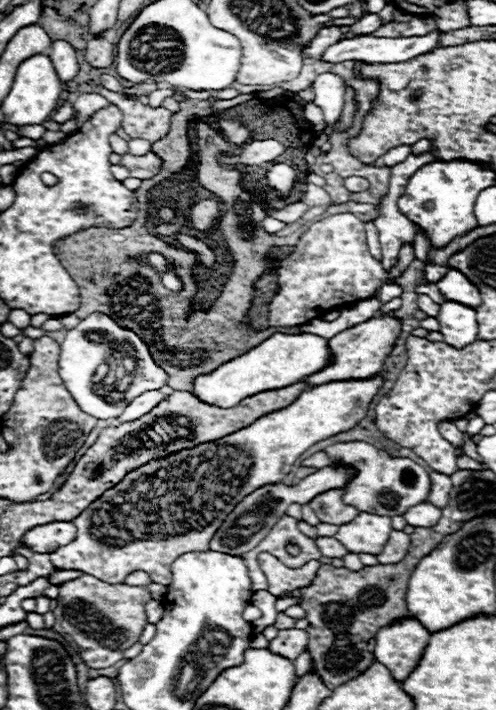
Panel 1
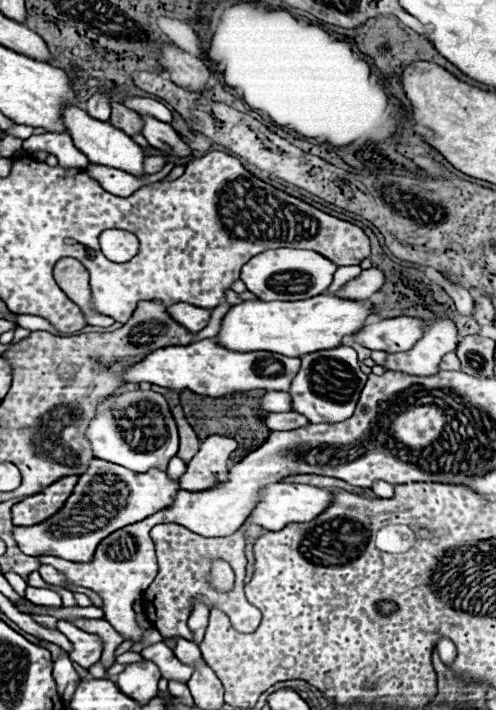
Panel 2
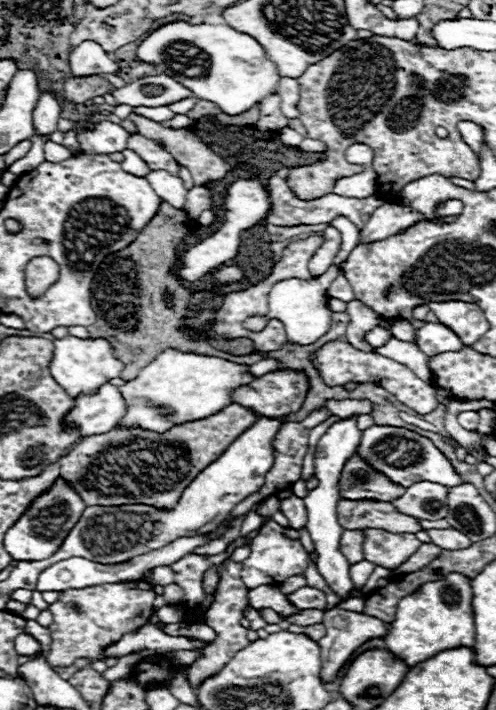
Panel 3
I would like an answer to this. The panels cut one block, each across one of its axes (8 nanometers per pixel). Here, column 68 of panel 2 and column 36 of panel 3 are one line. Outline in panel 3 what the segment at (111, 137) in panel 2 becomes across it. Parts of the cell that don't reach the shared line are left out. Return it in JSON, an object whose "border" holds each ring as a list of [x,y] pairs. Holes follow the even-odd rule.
{"border":[[[42,94],[38,106],[34,108],[34,130],[40,136],[50,136],[56,130],[56,122],[60,118],[60,104],[54,94]]]}

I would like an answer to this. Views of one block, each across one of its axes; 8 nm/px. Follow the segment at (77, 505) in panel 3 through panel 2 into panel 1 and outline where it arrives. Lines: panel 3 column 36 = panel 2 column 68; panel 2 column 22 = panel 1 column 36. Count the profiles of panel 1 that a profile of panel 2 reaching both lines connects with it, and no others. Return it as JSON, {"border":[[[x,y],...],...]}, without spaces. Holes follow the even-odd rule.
{"border":[[[50,522],[36,526],[22,536],[22,544],[32,552],[56,552],[56,548],[70,544],[76,538],[72,522]]]}

